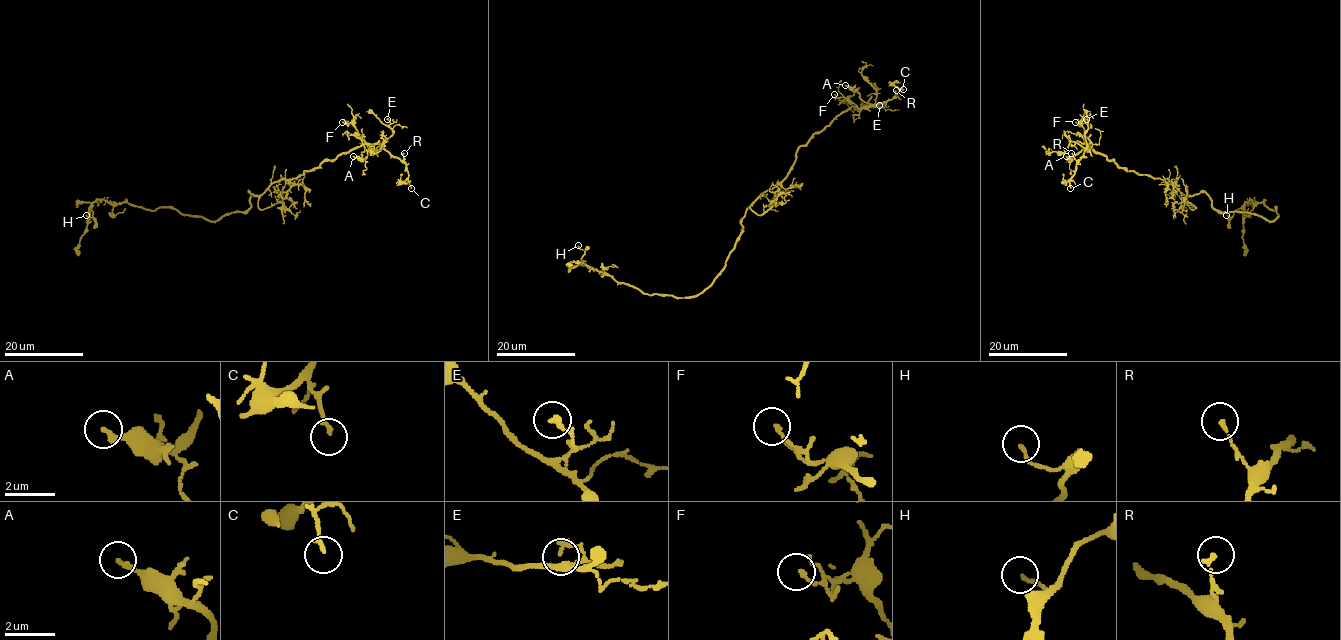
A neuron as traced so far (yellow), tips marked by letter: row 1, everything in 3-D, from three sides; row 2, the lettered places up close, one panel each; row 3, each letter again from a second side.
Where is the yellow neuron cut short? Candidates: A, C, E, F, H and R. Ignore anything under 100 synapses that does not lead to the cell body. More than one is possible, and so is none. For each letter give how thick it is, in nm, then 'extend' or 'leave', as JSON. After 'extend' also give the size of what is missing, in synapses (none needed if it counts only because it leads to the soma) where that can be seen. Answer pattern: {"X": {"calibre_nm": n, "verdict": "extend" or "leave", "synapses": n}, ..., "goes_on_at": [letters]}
{"A": {"calibre_nm": 220, "verdict": "leave"}, "C": {"calibre_nm": 150, "verdict": "leave"}, "E": {"calibre_nm": 200, "verdict": "leave"}, "F": {"calibre_nm": 150, "verdict": "leave"}, "H": {"calibre_nm": 150, "verdict": "leave"}, "R": {"calibre_nm": 150, "verdict": "leave"}, "goes_on_at": []}

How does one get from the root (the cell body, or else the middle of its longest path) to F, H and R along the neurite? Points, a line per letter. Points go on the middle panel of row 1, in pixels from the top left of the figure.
F: (742, 230), (741, 219), (746, 210), (787, 175), (797, 150), (854, 104), (840, 100), (834, 94)
H: (742, 230), (721, 273), (700, 293), (684, 297), (648, 295), (616, 282), (591, 269), (578, 245)
R: (742, 230), (746, 210), (787, 175), (797, 150), (814, 134), (852, 106), (875, 106), (890, 100), (896, 90)

